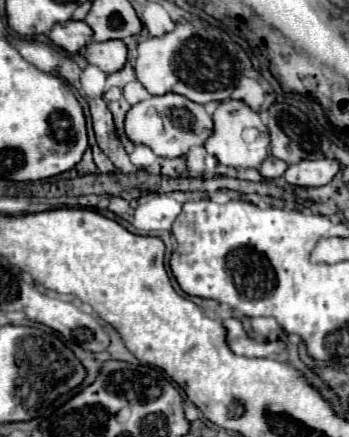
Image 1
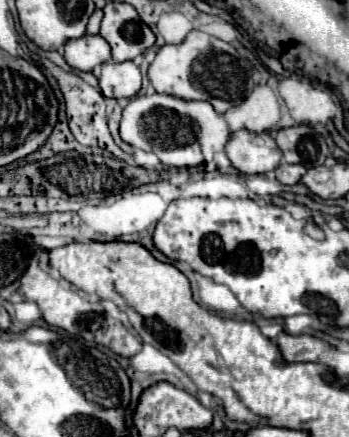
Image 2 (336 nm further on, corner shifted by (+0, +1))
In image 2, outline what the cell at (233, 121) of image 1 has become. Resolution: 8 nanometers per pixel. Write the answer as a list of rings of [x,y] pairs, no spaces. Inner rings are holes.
[[[267,132],[265,142],[245,142],[243,134],[233,136],[225,144],[225,154],[243,174],[265,174],[275,170],[281,162],[281,150]]]

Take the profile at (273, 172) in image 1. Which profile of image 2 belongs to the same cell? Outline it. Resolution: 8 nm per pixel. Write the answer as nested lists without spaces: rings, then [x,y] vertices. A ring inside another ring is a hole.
[[[281,162],[275,170],[275,176],[281,184],[297,184],[305,172],[307,172],[305,166],[293,166],[293,164]]]

